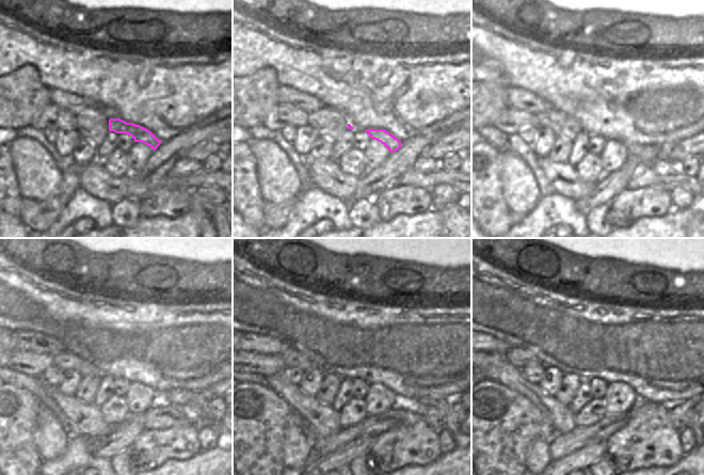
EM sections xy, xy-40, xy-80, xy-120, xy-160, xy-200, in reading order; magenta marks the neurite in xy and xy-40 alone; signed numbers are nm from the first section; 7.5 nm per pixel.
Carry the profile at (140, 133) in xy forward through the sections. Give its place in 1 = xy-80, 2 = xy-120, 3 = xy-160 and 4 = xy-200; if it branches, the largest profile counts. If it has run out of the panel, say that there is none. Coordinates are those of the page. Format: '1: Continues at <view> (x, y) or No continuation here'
1: Continues at xy-80 (646, 155)
2: Continues at xy-120 (178, 397)
3: Continues at xy-160 (443, 406)
4: Continues at xy-200 (688, 413)

